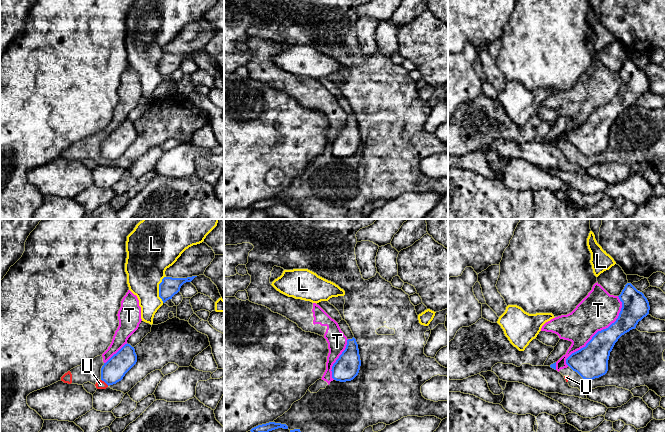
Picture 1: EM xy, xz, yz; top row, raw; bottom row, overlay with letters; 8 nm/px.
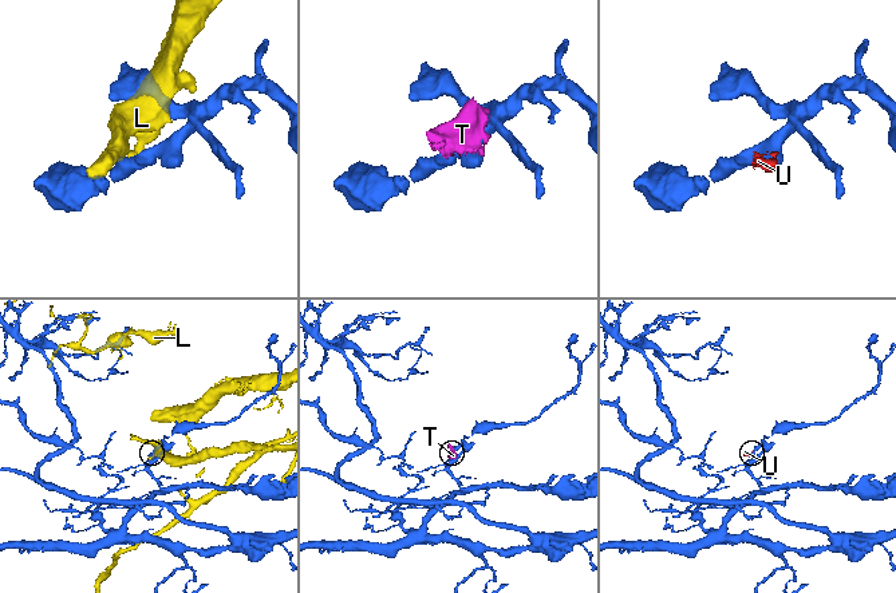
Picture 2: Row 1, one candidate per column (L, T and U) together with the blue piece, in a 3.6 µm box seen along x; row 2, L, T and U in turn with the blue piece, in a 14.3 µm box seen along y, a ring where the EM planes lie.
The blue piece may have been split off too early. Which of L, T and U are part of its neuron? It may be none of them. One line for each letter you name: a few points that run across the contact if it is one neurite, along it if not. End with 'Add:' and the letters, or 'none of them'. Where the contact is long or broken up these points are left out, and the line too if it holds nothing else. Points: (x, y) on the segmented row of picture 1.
Add: none of them

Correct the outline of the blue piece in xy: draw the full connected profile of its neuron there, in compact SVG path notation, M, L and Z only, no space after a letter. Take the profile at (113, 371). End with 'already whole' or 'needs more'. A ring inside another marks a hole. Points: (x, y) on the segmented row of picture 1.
M125 344L101 368L101 380L108 386L121 381L125 374L136 364L137 355L134 347Z; already whole

